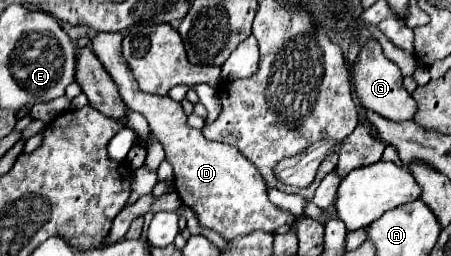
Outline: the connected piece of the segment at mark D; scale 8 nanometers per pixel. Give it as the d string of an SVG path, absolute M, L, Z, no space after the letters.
M100 32L92 40L92 50L98 60L104 64L110 78L116 82L120 98L130 110L140 112L152 130L152 136L164 146L166 160L174 168L174 186L178 196L186 206L196 212L200 226L218 232L222 238L232 240L238 236L246 236L254 230L262 230L274 234L282 224L292 224L294 216L278 210L266 194L266 184L252 166L234 146L224 142L210 142L202 136L202 130L194 130L186 124L186 114L178 102L168 96L152 96L140 92L136 80L122 58L122 34Z

